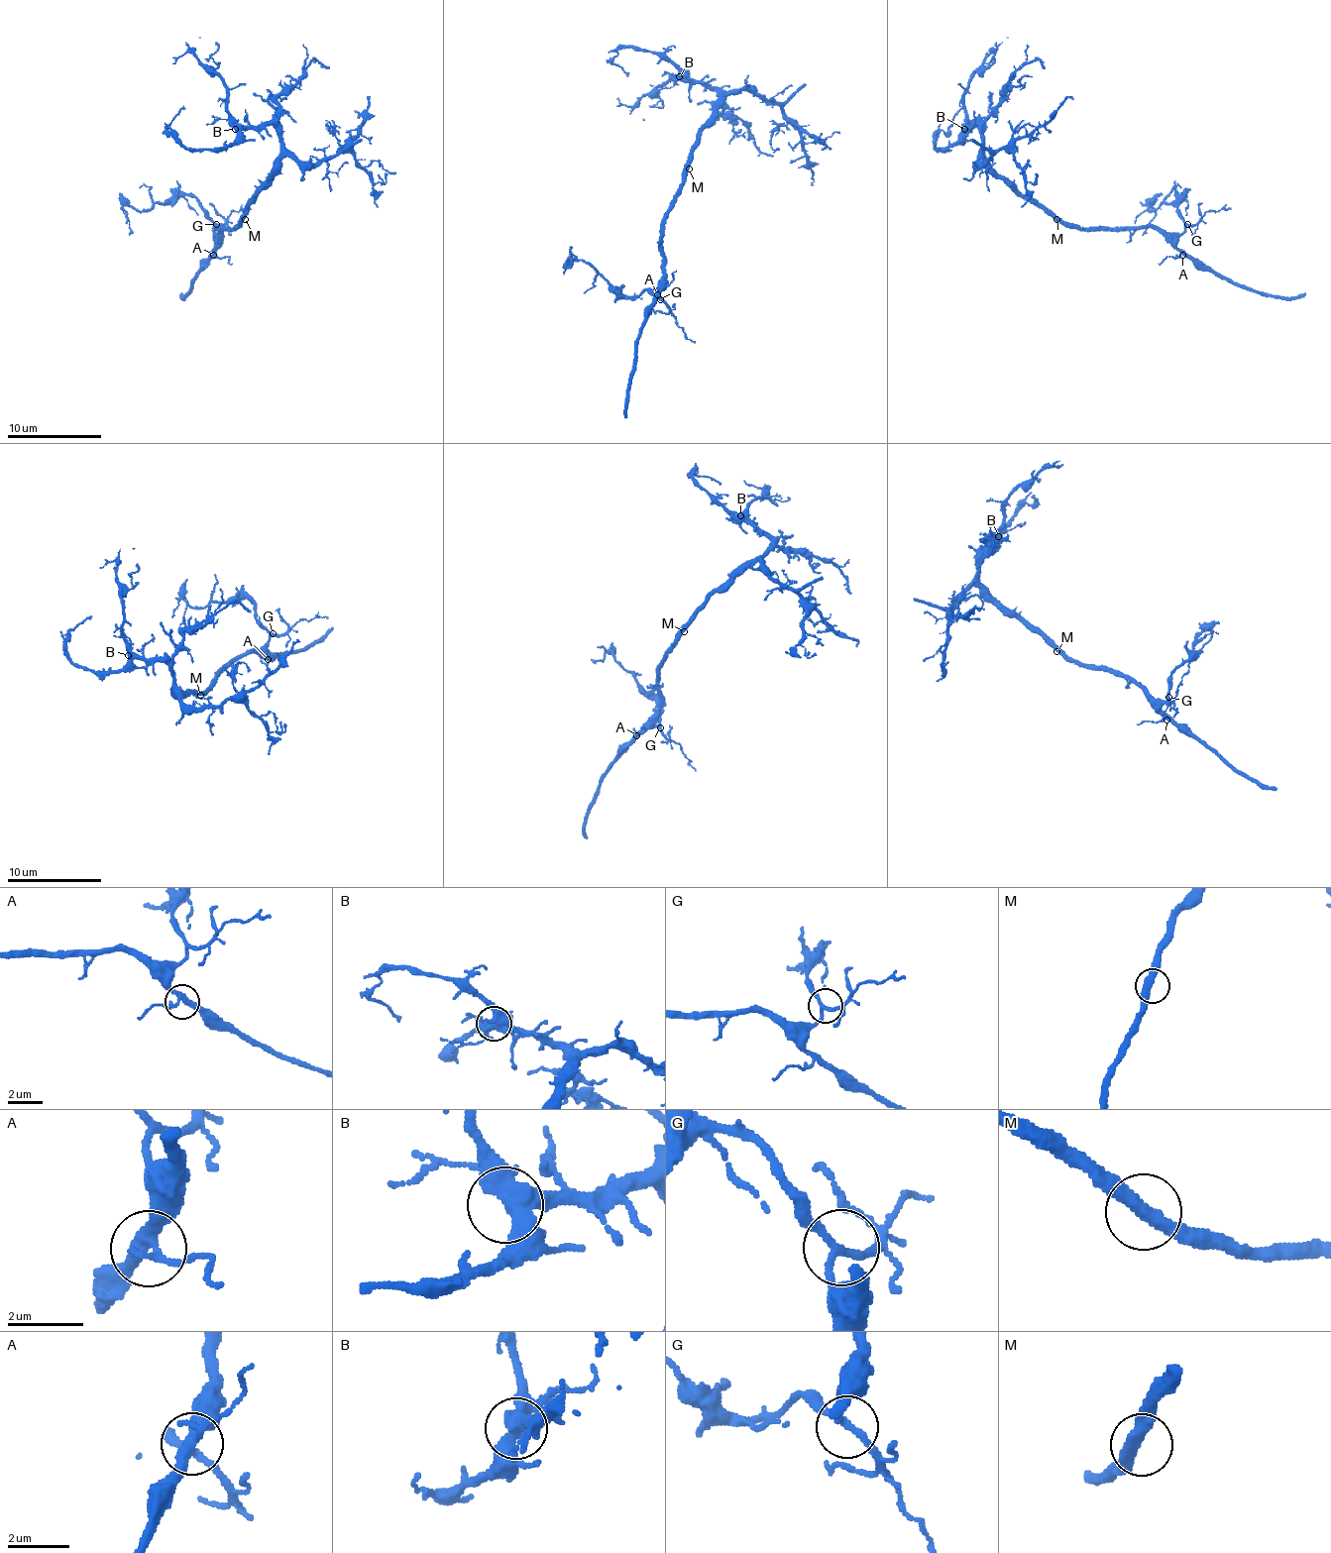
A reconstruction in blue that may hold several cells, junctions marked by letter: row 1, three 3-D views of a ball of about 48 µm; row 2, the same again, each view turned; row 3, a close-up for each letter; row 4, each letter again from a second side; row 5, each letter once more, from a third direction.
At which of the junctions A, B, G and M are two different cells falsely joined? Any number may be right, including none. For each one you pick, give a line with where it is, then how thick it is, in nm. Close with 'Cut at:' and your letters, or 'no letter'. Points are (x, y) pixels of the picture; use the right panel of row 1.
Cut at: no letter

